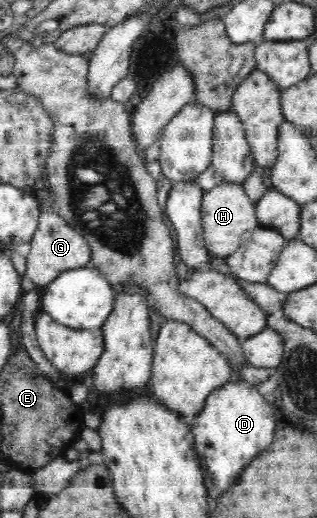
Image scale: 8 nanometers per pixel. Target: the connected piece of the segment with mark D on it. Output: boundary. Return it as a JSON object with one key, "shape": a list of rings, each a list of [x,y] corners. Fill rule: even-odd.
{"shape":[[[234,378],[213,391],[205,401],[204,407],[193,416],[190,428],[195,440],[195,449],[200,457],[205,486],[209,498],[217,496],[253,456],[263,452],[274,439],[275,412],[273,405],[265,401],[263,395],[251,383]]]}

